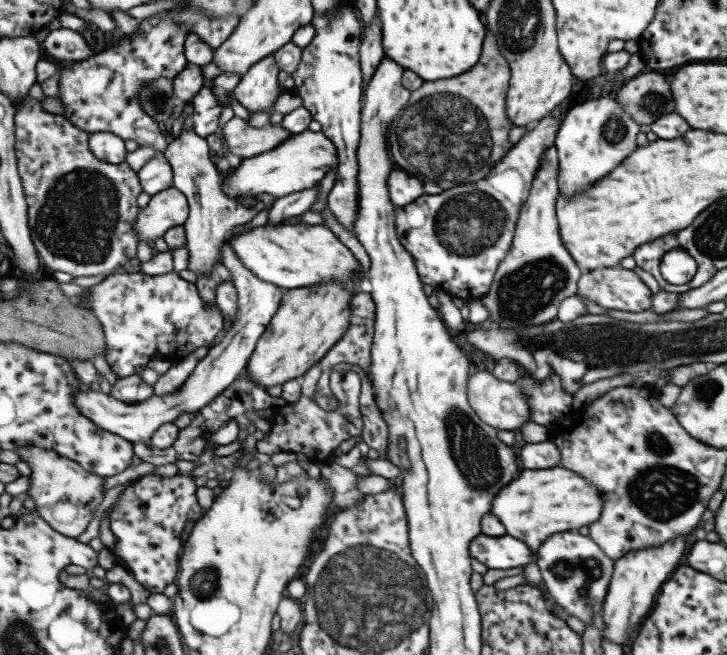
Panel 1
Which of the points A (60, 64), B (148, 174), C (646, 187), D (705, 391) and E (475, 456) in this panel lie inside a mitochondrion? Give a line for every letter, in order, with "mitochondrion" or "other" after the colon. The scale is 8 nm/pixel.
A: other
B: other
C: other
D: mitochondrion
E: mitochondrion

